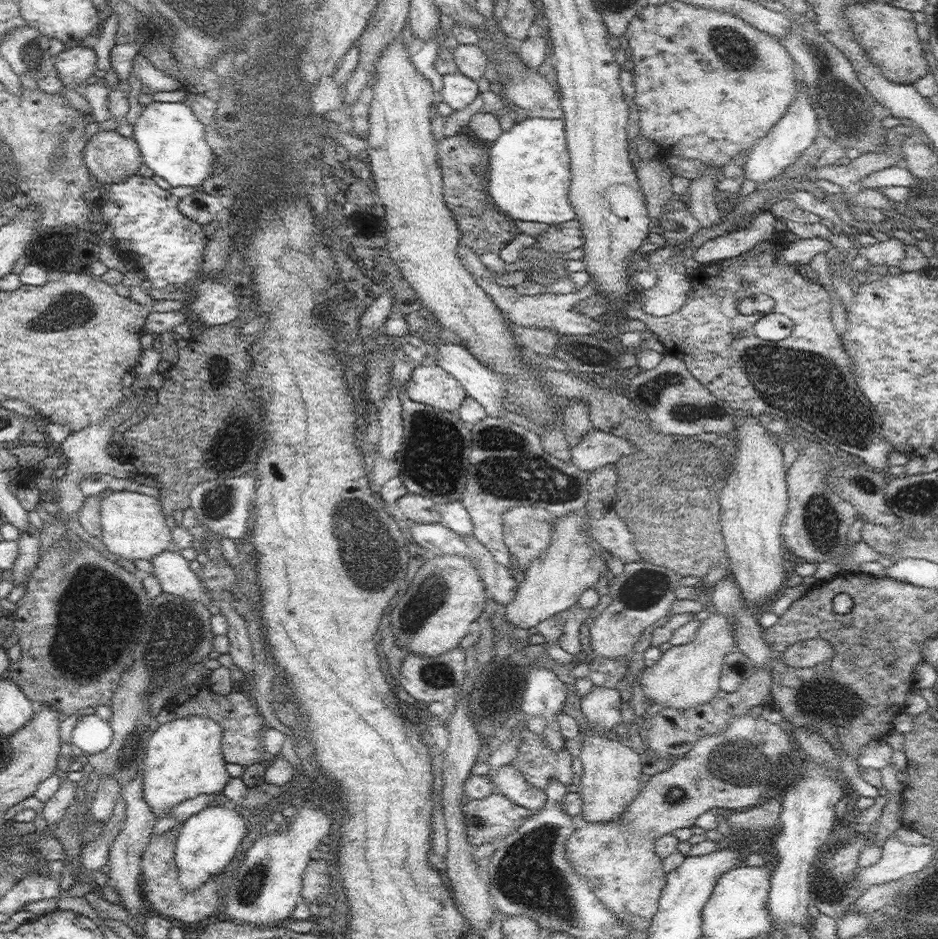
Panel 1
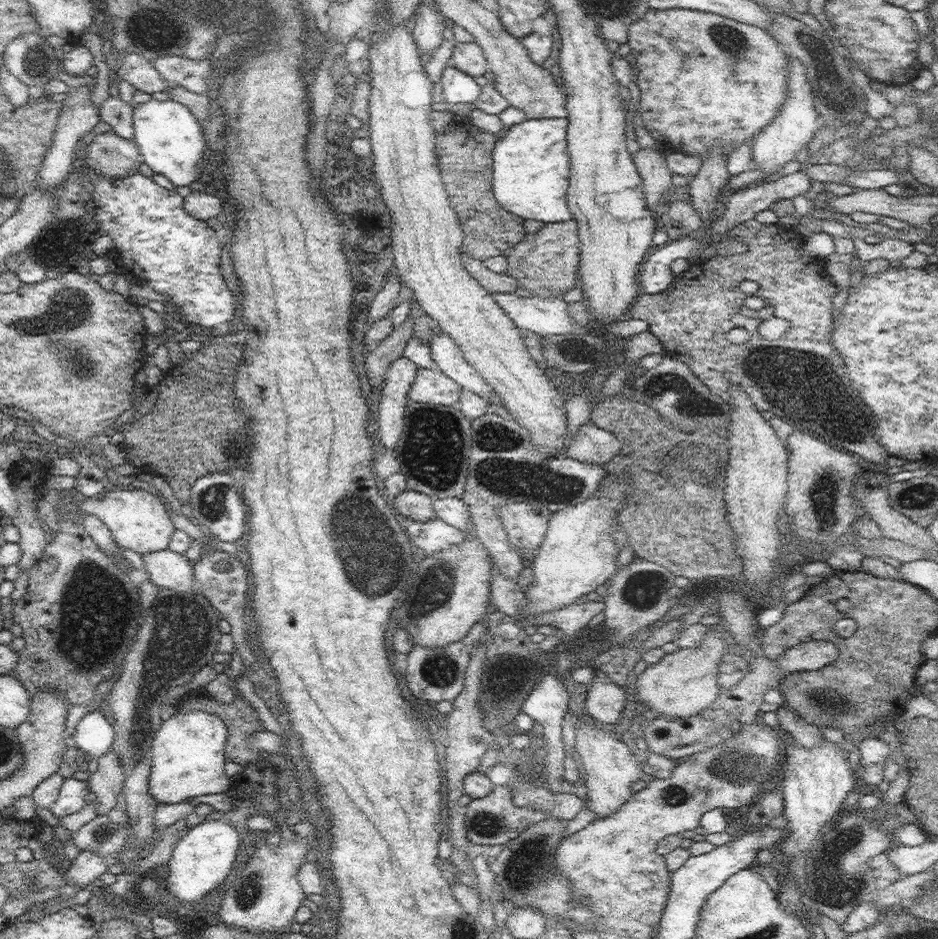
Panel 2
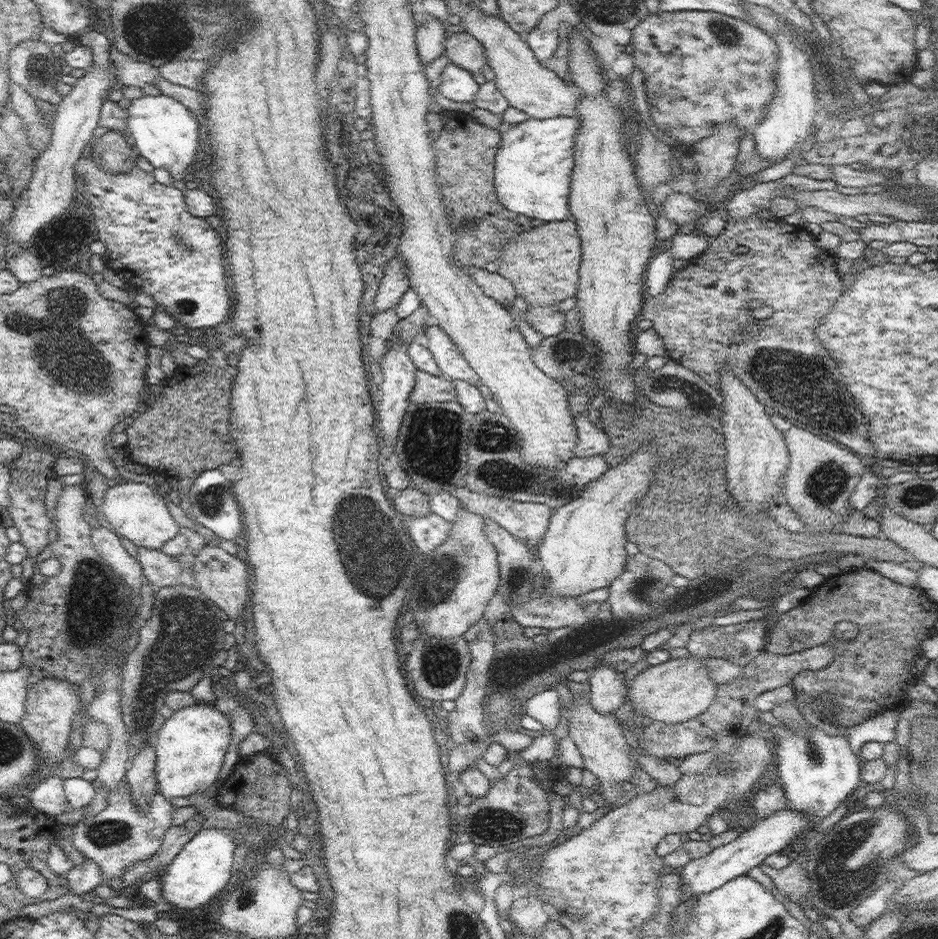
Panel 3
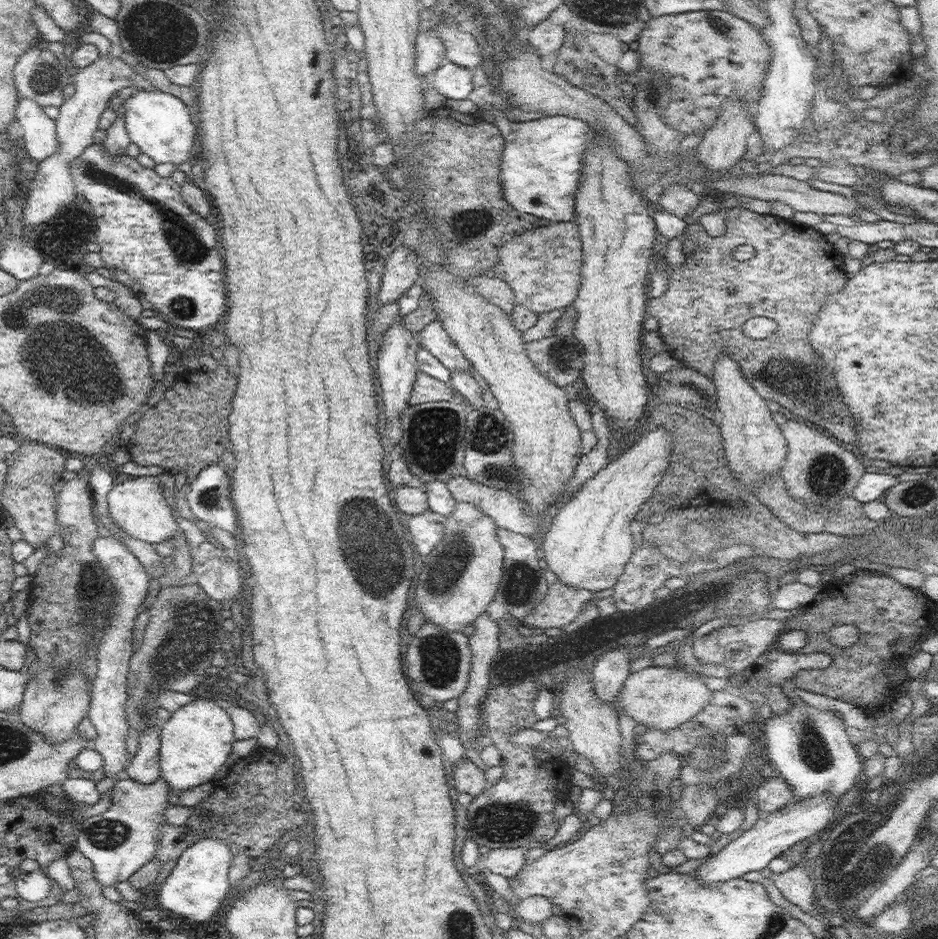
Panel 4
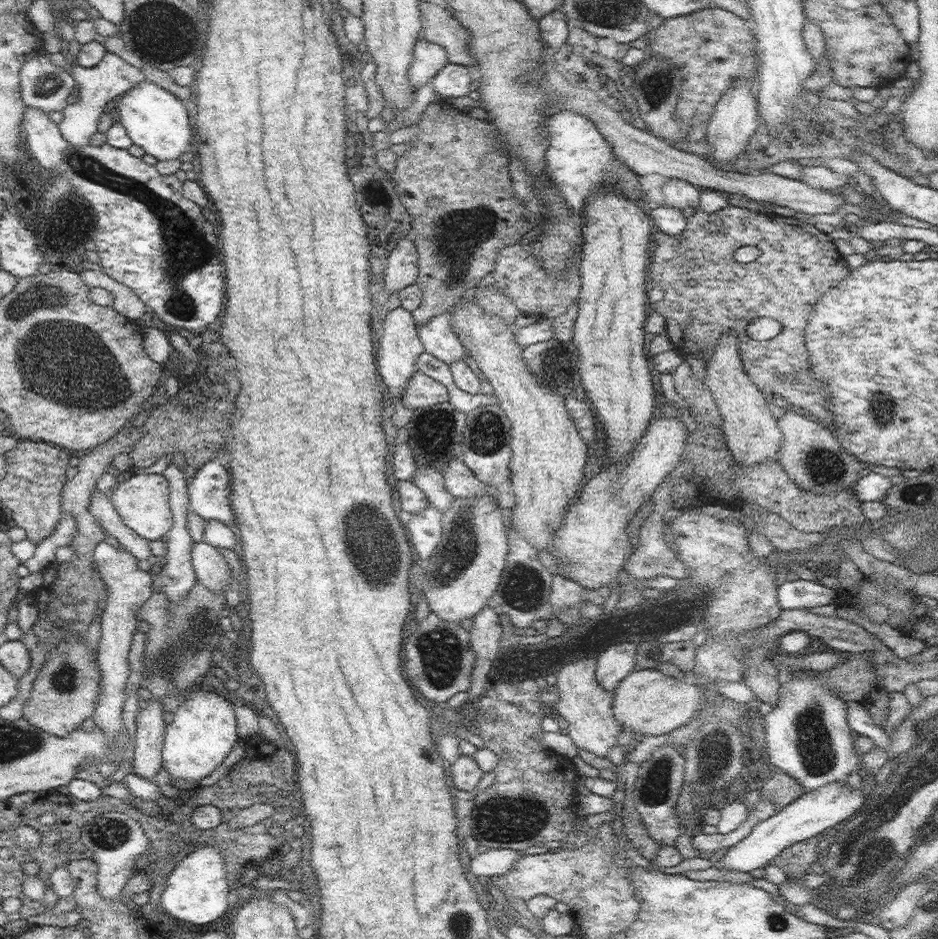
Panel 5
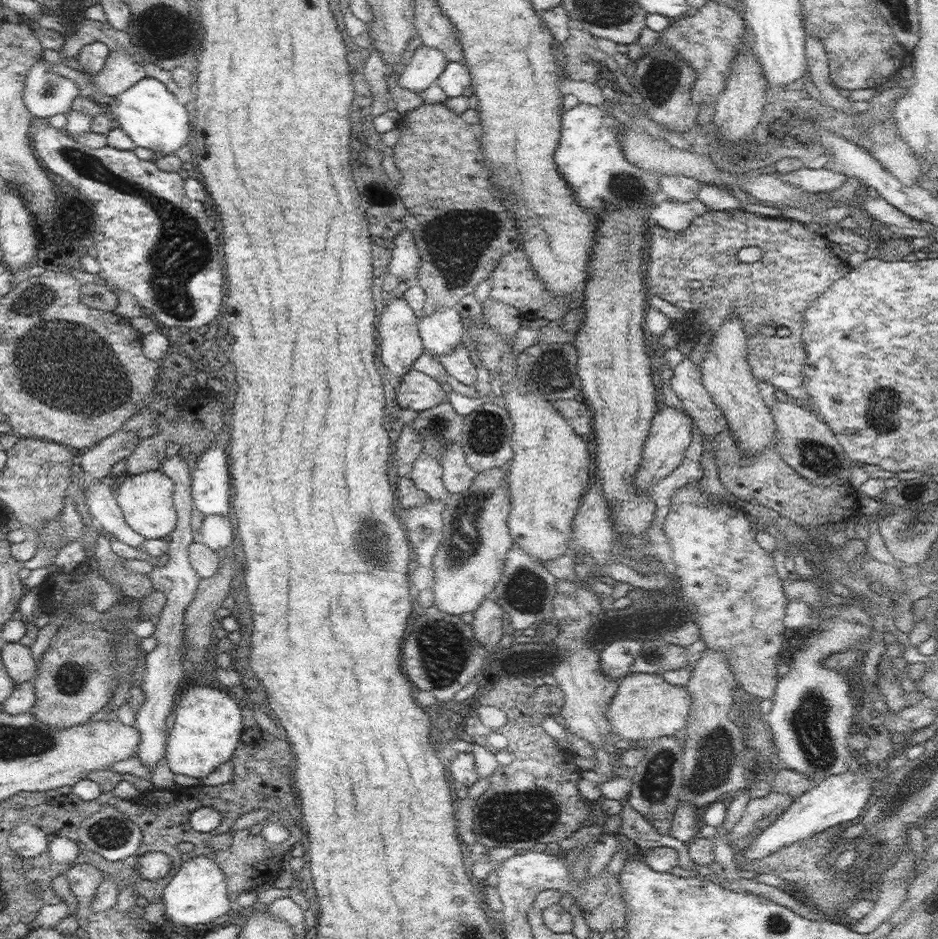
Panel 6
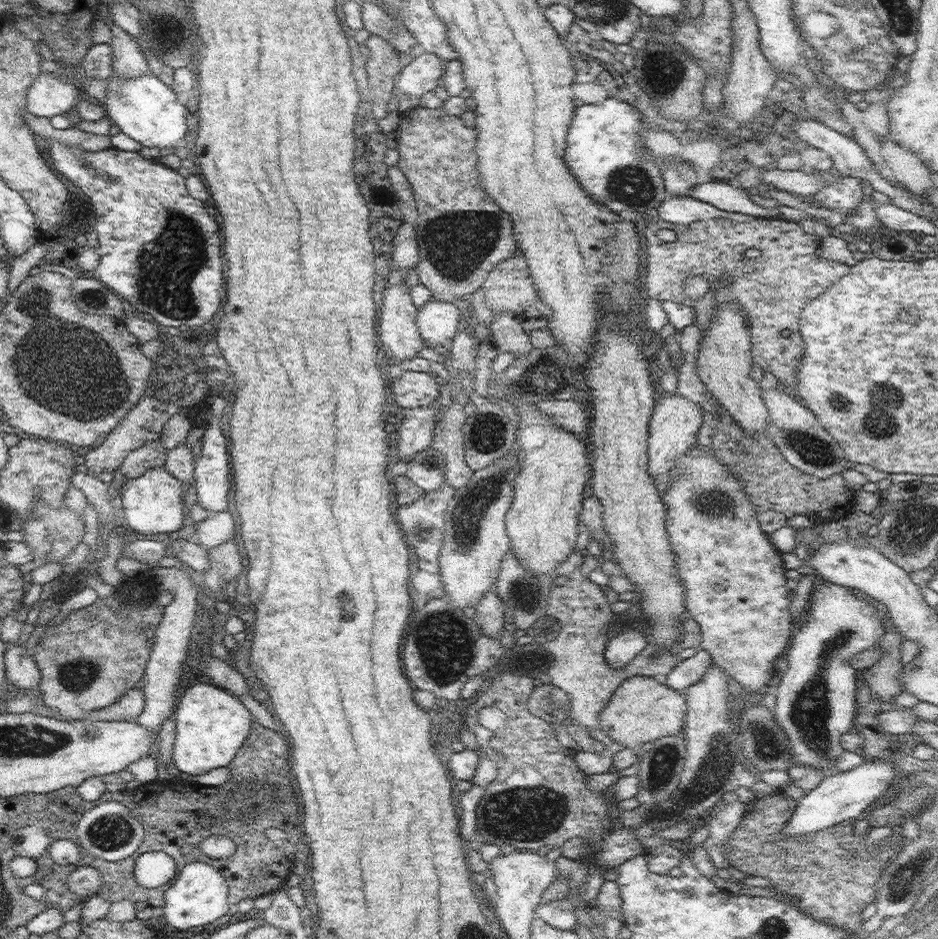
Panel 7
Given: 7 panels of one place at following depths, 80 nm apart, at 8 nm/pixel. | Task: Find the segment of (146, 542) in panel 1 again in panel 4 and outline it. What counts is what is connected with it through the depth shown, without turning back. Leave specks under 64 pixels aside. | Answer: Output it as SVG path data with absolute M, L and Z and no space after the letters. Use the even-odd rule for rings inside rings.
M158 476L133 477L114 484L107 494L108 512L112 522L132 538L157 545L171 539L179 529L174 512L166 501Z

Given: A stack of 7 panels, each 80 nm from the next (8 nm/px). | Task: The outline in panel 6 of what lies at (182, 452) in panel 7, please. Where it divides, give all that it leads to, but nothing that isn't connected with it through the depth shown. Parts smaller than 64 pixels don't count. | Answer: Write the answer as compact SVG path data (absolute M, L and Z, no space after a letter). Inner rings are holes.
M181 454L172 456L169 460L163 461L161 470L166 473L175 484L173 503L177 512L176 527L169 535L168 554L170 560L163 569L156 569L153 575L150 575L152 586L154 589L163 592L167 598L166 605L159 614L158 622L155 624L155 633L153 636L157 640L156 648L147 653L145 658L145 673L141 685L141 689L145 694L145 701L135 714L136 727L141 736L139 749L136 756L148 766L149 770L154 770L156 763L165 754L165 744L167 743L166 717L174 711L174 694L179 688L178 682L184 678L183 664L183 638L185 637L185 610L194 600L196 589L199 581L202 579L194 570L193 565L189 561L188 549L194 542L193 532L191 530L191 512L194 508L191 493L192 475L188 468L187 460L184 460Z

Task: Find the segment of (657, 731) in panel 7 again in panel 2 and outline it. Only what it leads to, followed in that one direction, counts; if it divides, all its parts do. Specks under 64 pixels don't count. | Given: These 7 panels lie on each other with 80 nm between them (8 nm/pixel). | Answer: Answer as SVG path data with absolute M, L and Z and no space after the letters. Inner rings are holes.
M722 620L719 624L714 624L709 628L709 631L705 634L703 643L698 648L681 648L679 651L675 651L674 653L666 653L656 664L648 665L648 668L642 672L642 674L638 675L638 678L635 682L636 692L638 700L643 704L645 709L652 709L654 712L658 712L659 715L665 714L665 716L677 716L678 718L688 718L690 716L694 716L699 712L702 712L705 708L710 708L711 704L717 699L717 696L720 692L720 686L718 684L718 668L719 664L724 656L726 656L726 648L728 648L727 642L720 638L717 635L717 628L722 625Z

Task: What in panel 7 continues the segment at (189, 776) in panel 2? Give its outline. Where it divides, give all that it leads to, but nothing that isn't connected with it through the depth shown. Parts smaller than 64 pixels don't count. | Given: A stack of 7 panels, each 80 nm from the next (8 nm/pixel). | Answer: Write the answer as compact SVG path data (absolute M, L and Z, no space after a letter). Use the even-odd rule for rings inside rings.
M210 683L187 686L177 701L172 718L176 721L172 760L178 770L192 776L229 767L254 725L252 714L238 697Z

